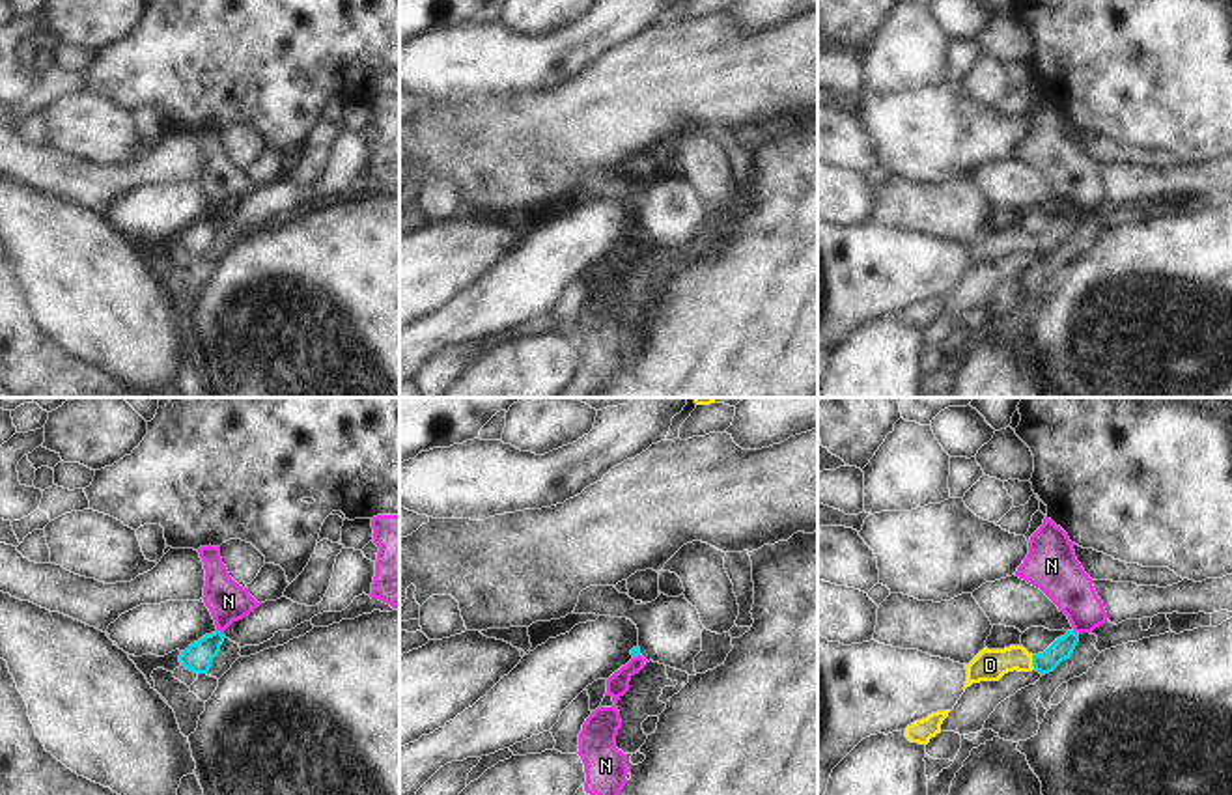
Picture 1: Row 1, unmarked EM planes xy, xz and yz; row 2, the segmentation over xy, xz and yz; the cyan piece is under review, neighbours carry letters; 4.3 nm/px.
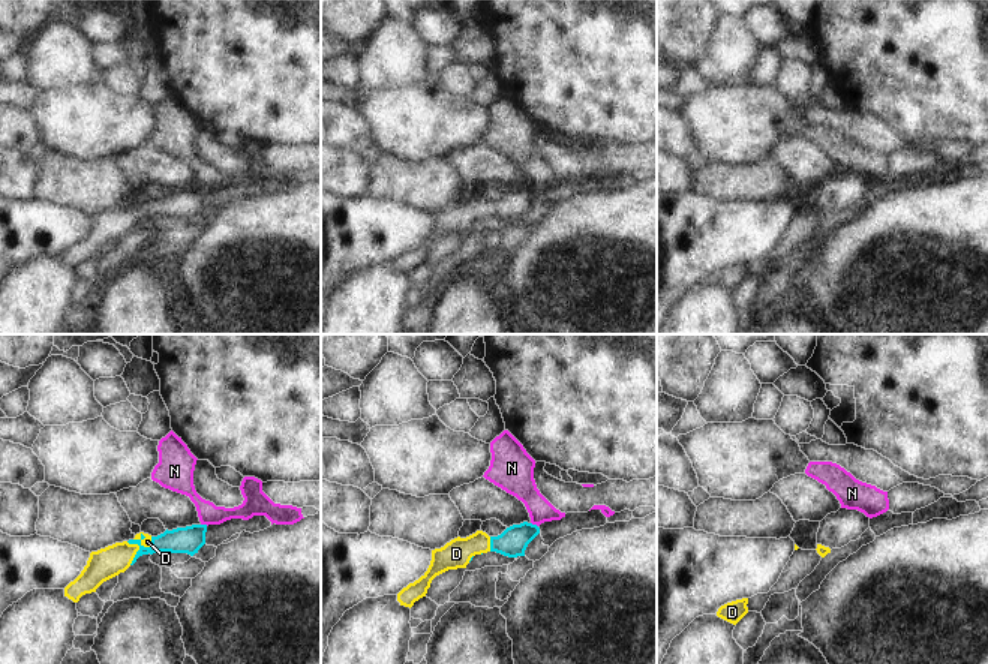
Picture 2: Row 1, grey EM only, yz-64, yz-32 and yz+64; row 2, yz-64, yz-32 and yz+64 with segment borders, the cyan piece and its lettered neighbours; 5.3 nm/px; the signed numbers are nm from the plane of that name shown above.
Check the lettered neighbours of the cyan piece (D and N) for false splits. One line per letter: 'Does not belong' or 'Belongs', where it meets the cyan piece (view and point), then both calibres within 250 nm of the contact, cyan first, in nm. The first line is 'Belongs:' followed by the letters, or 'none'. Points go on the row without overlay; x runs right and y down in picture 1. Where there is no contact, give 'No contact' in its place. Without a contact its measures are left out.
Belongs: D
D: Belongs. Touches cyan at yz (1033, 245). Thickness 90 nm (cyan) against 140 nm
N: Does not belong. Touches cyan at xy (219, 213). Thickness 120 nm (cyan) against 170 nm

